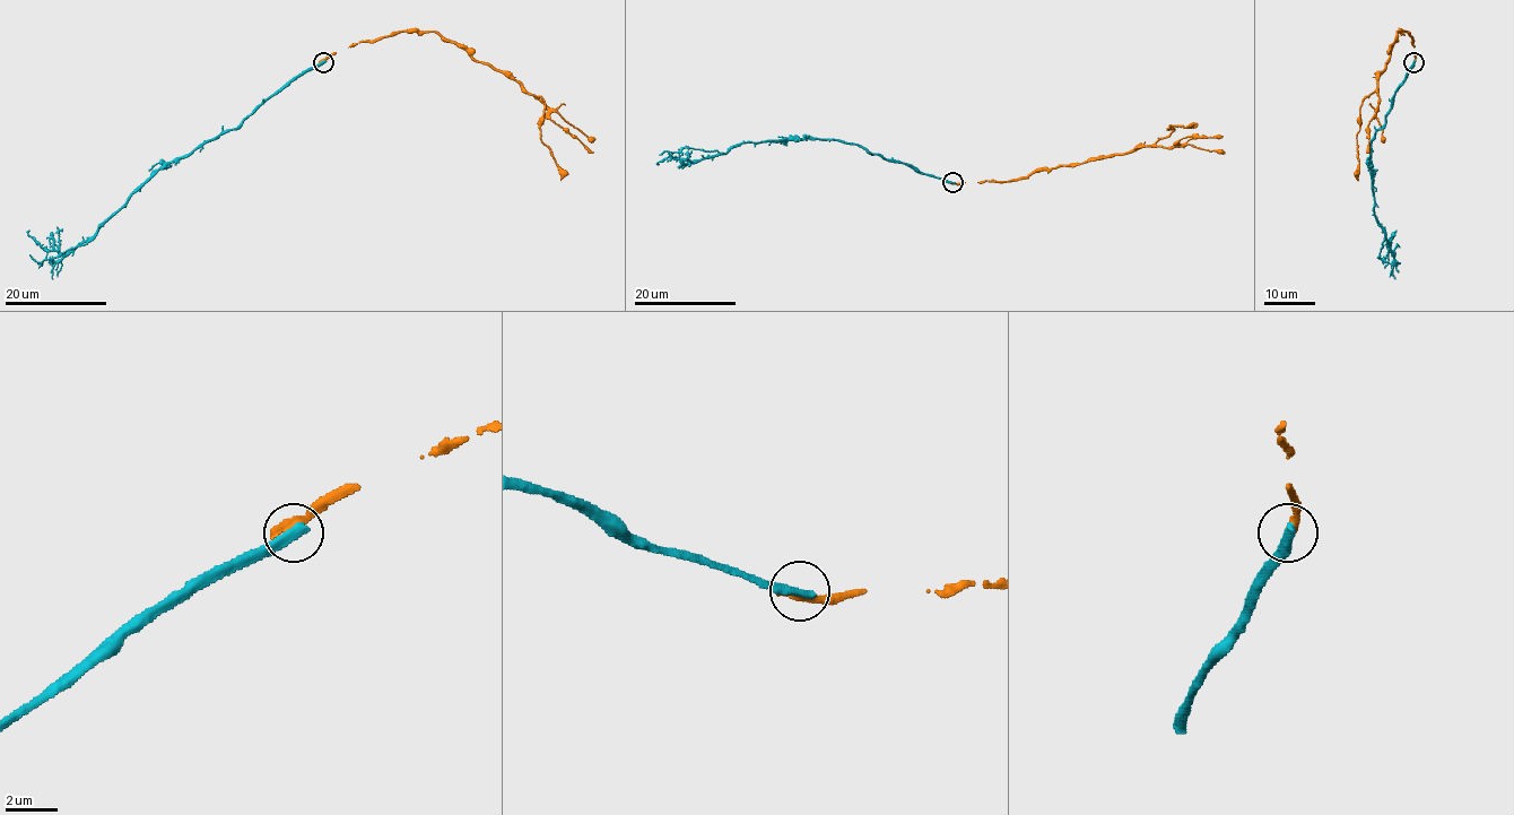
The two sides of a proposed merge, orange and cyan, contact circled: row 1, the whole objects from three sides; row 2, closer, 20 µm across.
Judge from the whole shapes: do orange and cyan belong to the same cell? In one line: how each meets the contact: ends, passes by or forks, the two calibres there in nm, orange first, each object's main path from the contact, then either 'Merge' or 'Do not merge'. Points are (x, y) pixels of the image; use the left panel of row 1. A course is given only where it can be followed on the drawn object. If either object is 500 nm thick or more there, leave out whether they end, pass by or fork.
At the ring orange ends. At the ring cyan ends. Thickness 380 nm (orange) against 400 nm. Course of orange: (322, 61), (359, 42), (407, 31), (438, 32), (544, 100), (540, 140), (560, 181). Course of cyan: (323, 61), (292, 78), (235, 128), (165, 163), (93, 235), (67, 253), (44, 251), (28, 234), (29, 231). Do not merge

